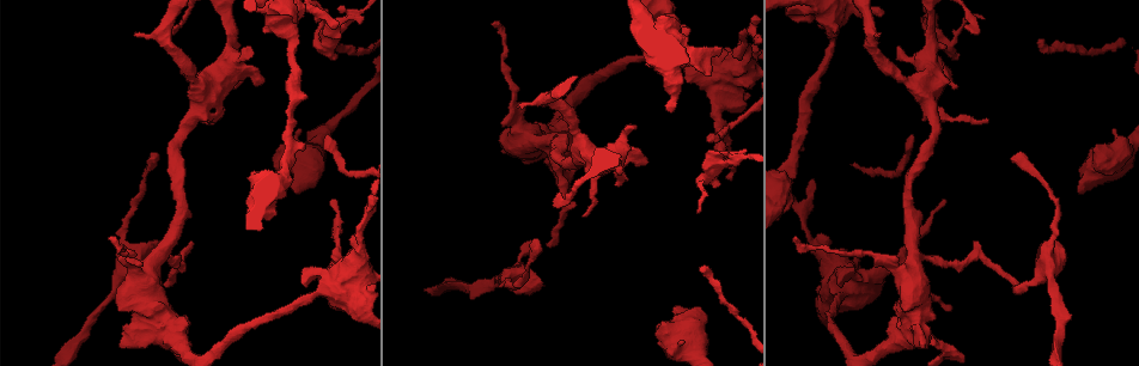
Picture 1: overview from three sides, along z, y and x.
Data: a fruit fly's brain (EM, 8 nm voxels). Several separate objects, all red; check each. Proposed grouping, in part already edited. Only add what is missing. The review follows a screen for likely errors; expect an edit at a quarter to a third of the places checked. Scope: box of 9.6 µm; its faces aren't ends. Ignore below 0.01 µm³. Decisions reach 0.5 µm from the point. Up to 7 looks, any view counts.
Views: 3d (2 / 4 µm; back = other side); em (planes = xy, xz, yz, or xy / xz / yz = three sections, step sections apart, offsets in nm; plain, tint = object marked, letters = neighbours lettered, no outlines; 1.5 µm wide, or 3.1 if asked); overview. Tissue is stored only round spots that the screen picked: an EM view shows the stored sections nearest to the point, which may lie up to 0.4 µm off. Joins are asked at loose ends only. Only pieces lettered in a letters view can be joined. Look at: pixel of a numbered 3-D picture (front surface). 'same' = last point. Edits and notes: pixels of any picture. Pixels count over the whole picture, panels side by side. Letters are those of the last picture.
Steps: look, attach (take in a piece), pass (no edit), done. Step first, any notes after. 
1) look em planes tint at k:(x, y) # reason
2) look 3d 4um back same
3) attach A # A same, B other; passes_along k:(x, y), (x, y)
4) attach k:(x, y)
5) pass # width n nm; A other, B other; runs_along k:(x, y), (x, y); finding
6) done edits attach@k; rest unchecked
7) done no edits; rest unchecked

look em xy step 4 letters at 1:(988, 121) # tapers out

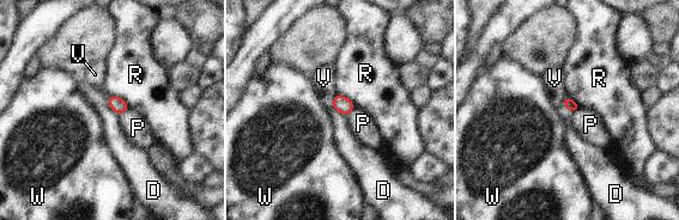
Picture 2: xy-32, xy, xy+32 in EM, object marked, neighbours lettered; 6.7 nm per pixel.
pass # longest_contact R 170 nm; D other, P other, R other, V other, W other; border 2:(108, 95), (120, 97), (129, 107); none of them fits

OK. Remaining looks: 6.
look 3d 4um at 1:(172, 32) # long arm stops here

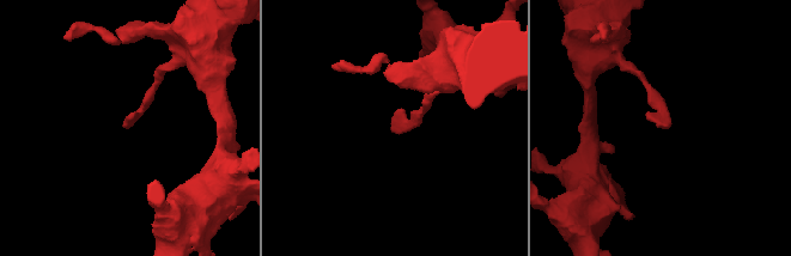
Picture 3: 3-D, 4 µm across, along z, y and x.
look em planes letters at 3:(125, 125) # now the EM

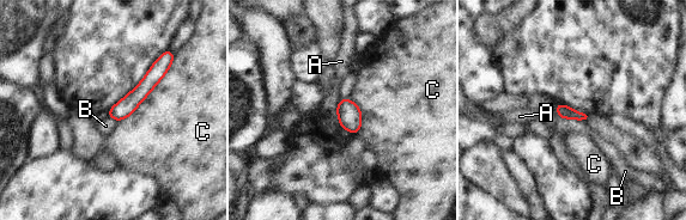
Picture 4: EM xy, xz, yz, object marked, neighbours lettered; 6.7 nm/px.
pass # A other, B other, C other; border 4:(586, 118), (563, 118), (560, 121); none of them fits

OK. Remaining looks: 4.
look 3d 4um at 1:(669, 110) # thick end

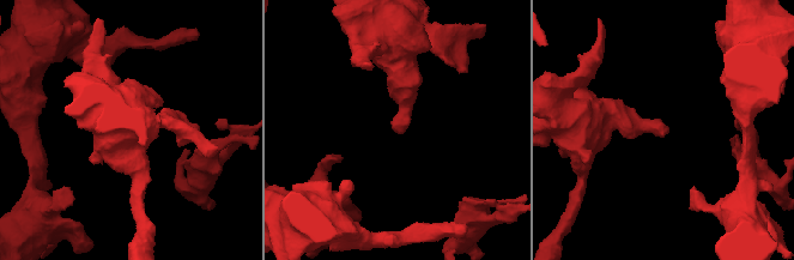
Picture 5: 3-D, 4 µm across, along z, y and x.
look em xy step 4 letters at 5:(664, 136)

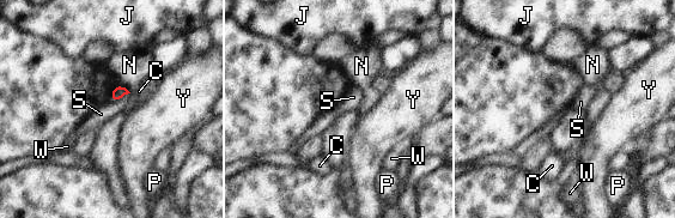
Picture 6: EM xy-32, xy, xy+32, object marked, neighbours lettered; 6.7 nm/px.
look em planes letters same # another direction

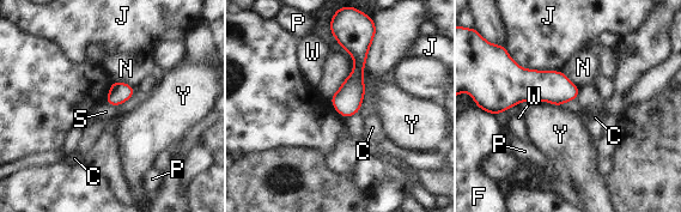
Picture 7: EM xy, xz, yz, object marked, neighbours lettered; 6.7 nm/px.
pass # C other, F other, J other, N other, P other, S other, W other, Y other; runs_along 7:(339, 35), (358, 54), (347, 113); no lettered piece goes on from it

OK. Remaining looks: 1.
done no edits; rest unchecked

